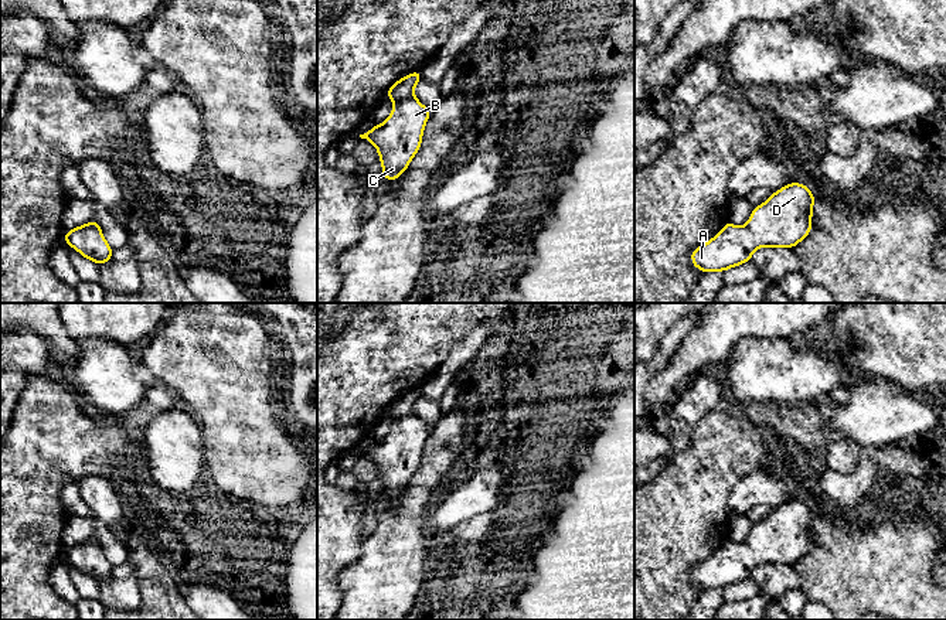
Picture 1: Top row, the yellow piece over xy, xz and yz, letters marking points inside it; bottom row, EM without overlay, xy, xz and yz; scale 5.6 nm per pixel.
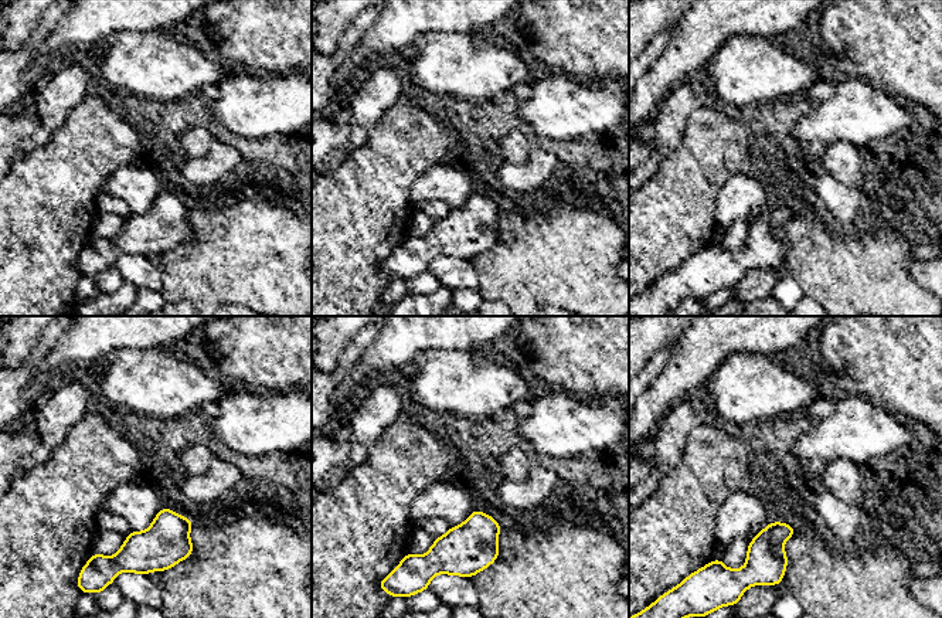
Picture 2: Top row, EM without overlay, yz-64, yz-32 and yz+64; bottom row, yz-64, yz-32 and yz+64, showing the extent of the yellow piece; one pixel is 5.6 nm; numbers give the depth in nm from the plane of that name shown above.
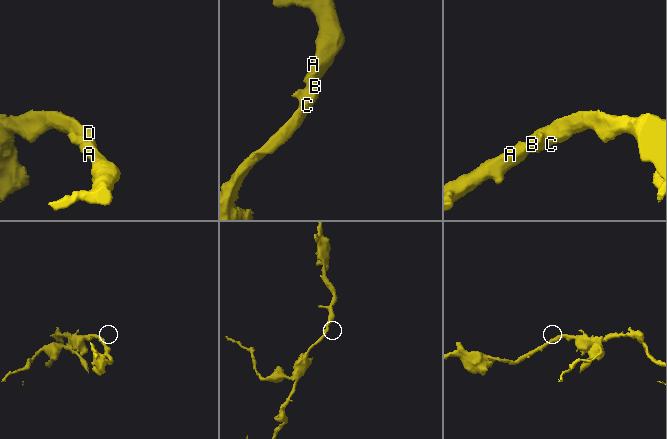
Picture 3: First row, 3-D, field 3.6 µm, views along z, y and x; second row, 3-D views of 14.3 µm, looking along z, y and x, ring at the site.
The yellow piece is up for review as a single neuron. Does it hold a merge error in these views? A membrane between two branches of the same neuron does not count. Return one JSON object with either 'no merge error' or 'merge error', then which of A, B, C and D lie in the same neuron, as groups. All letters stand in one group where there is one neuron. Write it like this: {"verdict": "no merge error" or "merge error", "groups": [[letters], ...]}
{"verdict": "no merge error", "groups": [["A", "B", "C", "D"]]}

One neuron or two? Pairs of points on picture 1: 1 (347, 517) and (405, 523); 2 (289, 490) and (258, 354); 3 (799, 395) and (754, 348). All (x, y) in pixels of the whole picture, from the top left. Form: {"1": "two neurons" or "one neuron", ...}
{"1": "two neurons", "2": "one neuron", "3": "one neuron"}

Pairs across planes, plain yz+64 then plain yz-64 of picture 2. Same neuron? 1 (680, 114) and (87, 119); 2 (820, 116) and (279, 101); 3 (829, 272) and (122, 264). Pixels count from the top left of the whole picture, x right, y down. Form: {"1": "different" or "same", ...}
{"1": "different", "2": "same", "3": "different"}

